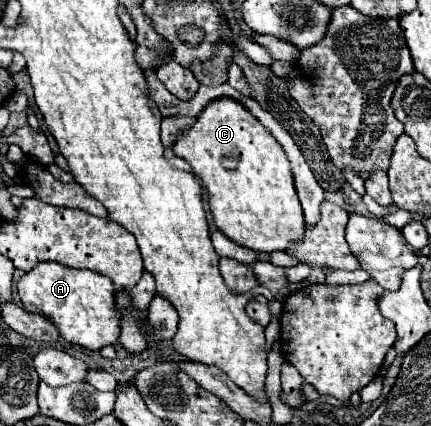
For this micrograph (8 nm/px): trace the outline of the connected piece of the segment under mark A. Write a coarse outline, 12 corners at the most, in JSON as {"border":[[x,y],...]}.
{"border":[[42,261],[16,287],[24,309],[90,351],[118,341],[106,275]]}

